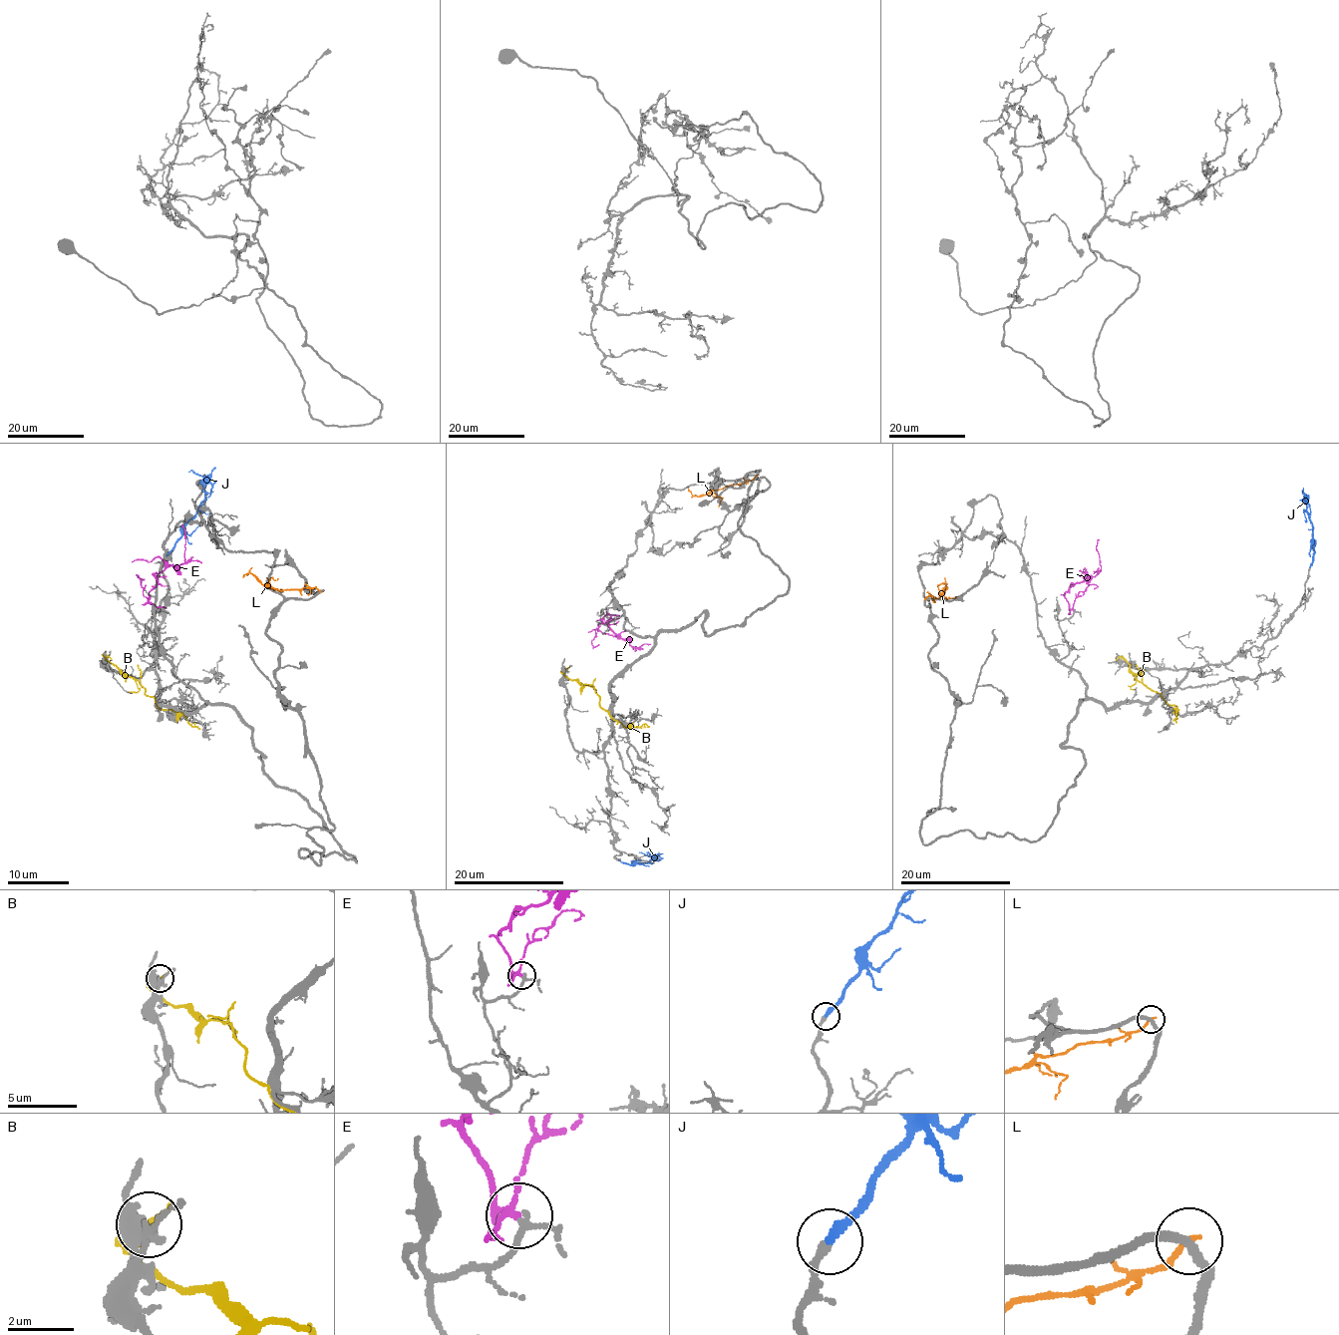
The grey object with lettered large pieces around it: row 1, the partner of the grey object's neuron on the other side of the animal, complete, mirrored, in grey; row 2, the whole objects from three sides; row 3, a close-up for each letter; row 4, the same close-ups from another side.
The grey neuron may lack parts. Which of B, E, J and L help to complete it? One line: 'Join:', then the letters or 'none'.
Join: J

